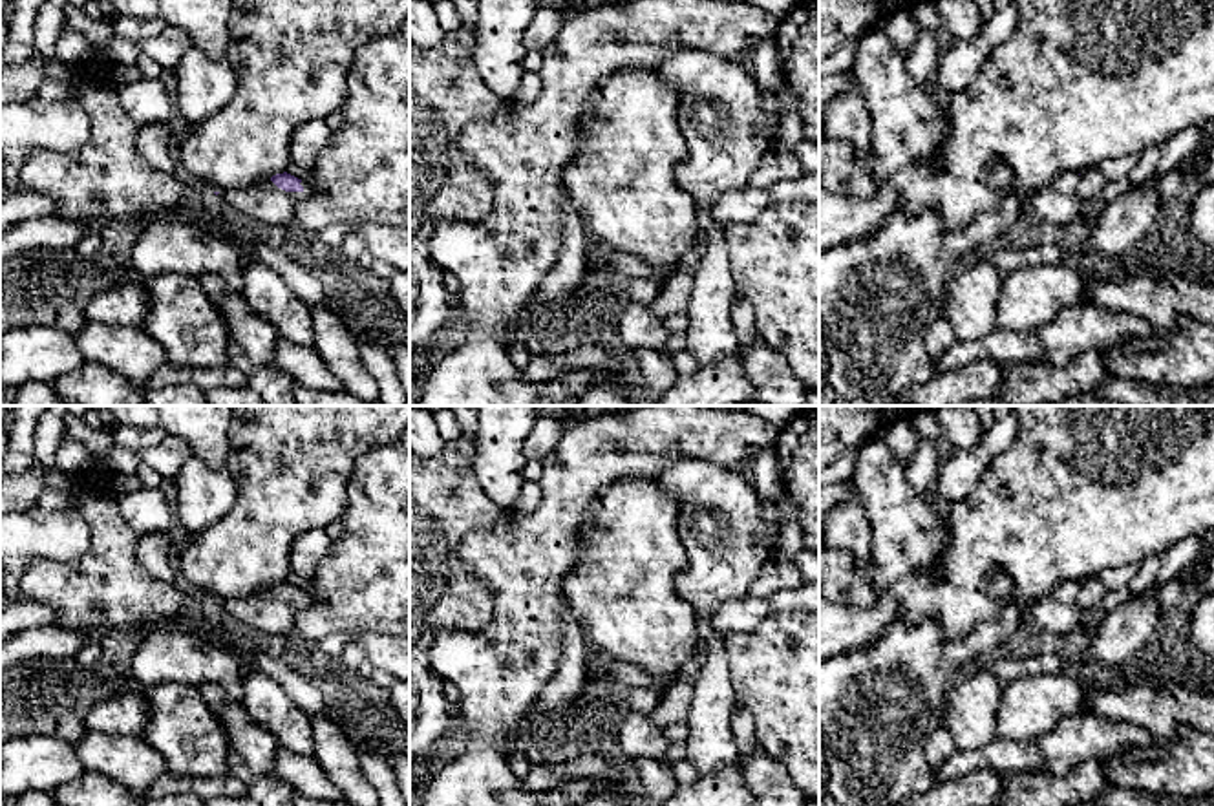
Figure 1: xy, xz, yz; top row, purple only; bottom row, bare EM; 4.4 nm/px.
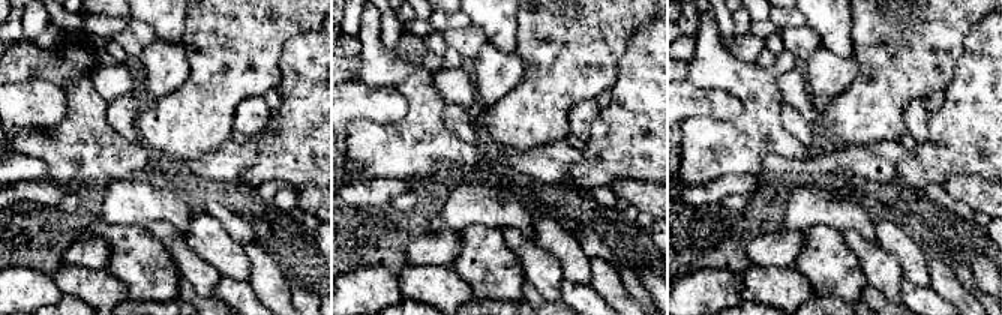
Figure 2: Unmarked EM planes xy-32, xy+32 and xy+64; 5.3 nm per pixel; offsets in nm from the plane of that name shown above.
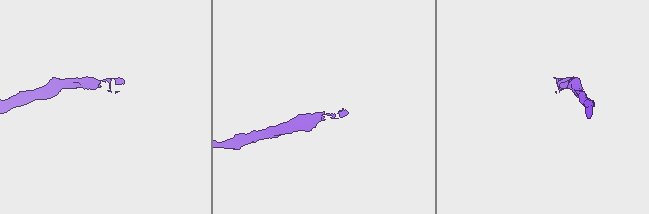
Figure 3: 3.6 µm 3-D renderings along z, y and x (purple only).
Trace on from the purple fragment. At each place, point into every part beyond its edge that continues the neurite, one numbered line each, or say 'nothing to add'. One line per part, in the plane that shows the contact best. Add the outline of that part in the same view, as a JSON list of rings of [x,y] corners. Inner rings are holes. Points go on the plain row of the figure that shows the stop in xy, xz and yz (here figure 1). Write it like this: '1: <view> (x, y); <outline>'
1: xy (264, 615); [[[311,583],[300,594],[302,601],[285,601],[267,589],[241,599],[212,601],[208,609],[218,620],[252,638],[278,642],[296,632],[294,614],[313,605]]]

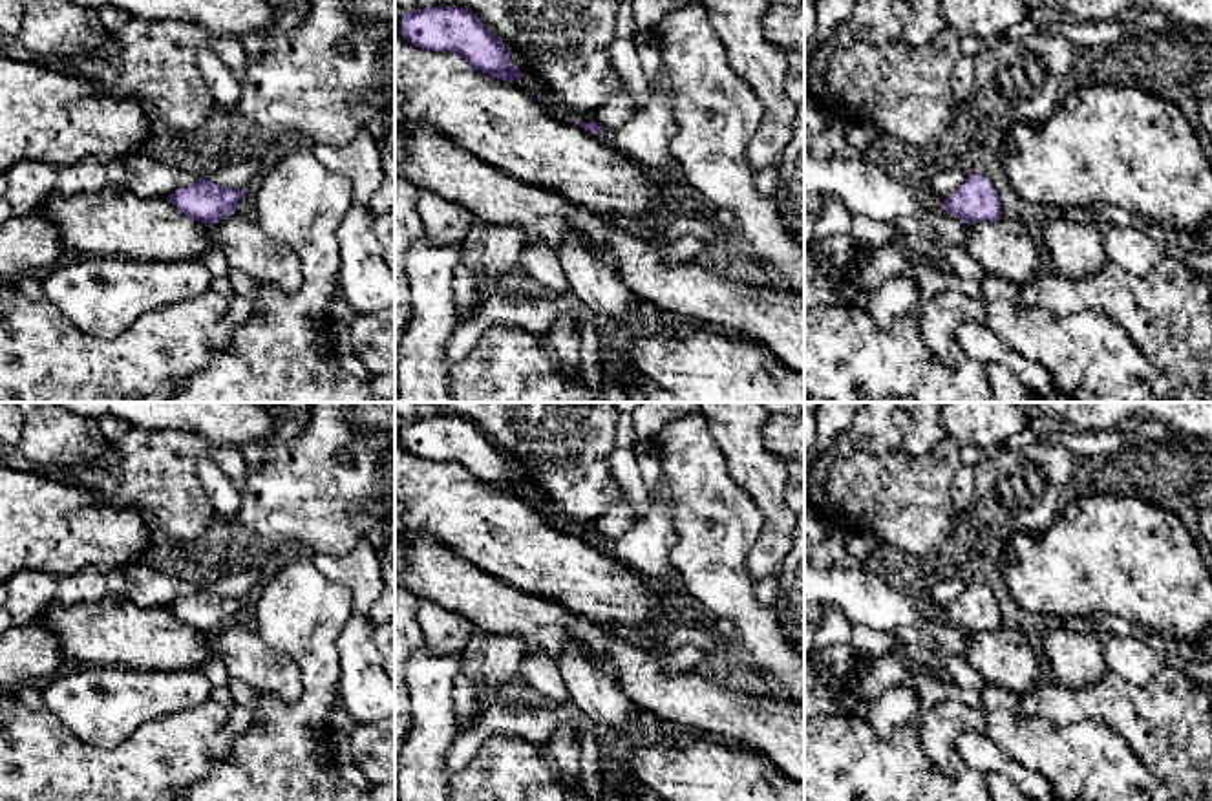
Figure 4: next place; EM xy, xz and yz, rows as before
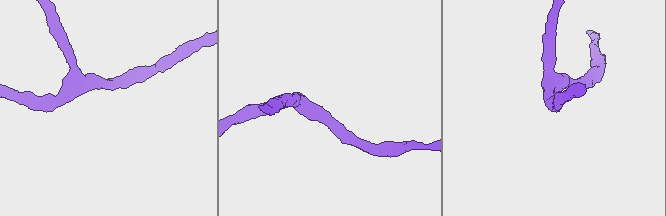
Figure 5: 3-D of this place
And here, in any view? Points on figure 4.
nothing to add

